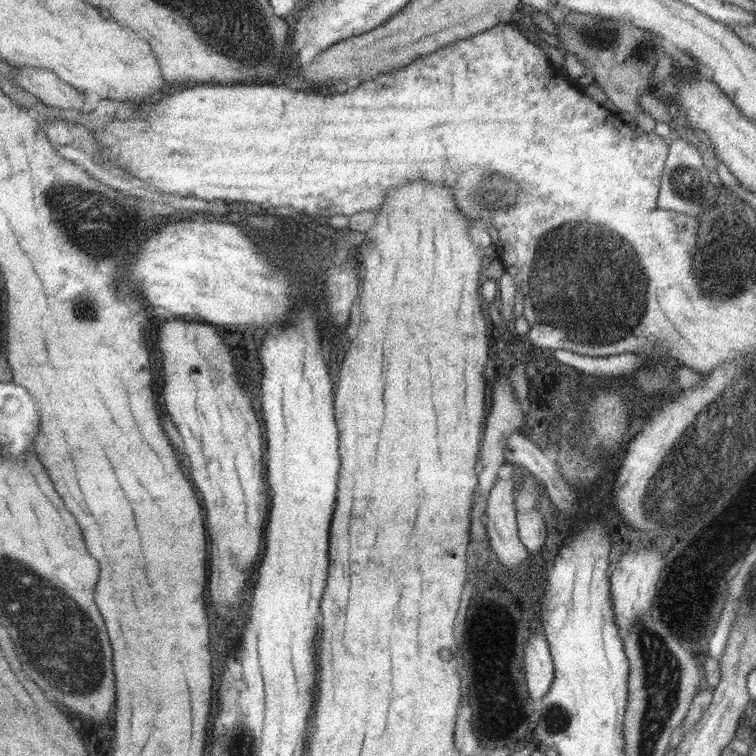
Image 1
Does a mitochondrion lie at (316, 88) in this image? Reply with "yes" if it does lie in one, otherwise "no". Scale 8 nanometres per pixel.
no

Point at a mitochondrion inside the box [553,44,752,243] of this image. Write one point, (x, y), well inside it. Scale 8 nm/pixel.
(680, 181)

